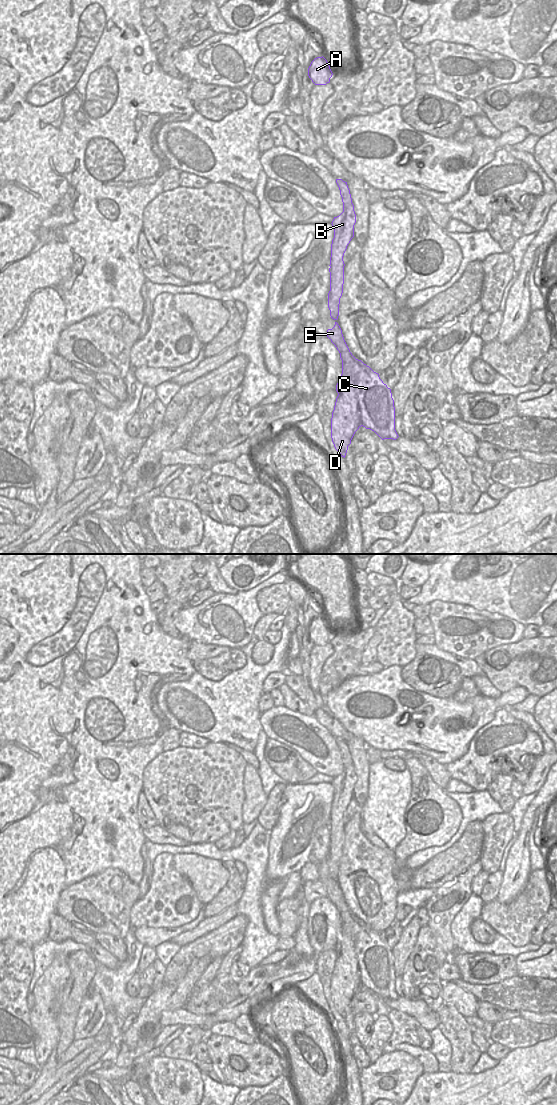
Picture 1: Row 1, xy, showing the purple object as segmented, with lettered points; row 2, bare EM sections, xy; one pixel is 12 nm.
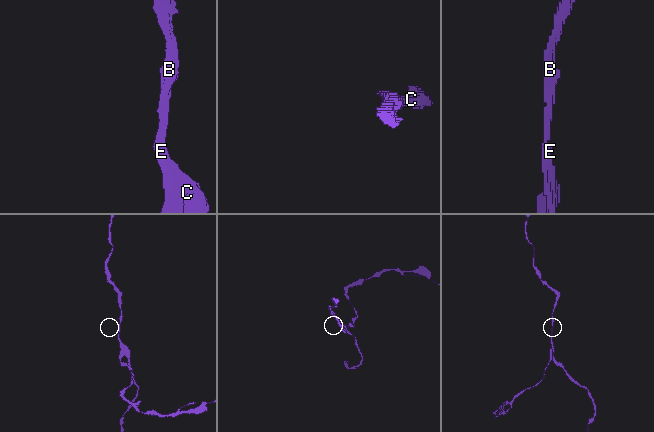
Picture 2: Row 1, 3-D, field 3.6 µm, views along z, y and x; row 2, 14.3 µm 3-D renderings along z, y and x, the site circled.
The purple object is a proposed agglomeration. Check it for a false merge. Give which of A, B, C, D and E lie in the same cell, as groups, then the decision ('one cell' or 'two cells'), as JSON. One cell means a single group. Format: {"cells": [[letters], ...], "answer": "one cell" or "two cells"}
{"cells": [["A", "B", "D", "E"], ["C"]], "answer": "two cells"}

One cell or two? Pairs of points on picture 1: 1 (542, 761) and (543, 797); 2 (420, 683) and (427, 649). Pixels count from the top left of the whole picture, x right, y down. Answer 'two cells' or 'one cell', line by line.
1: two cells
2: two cells

